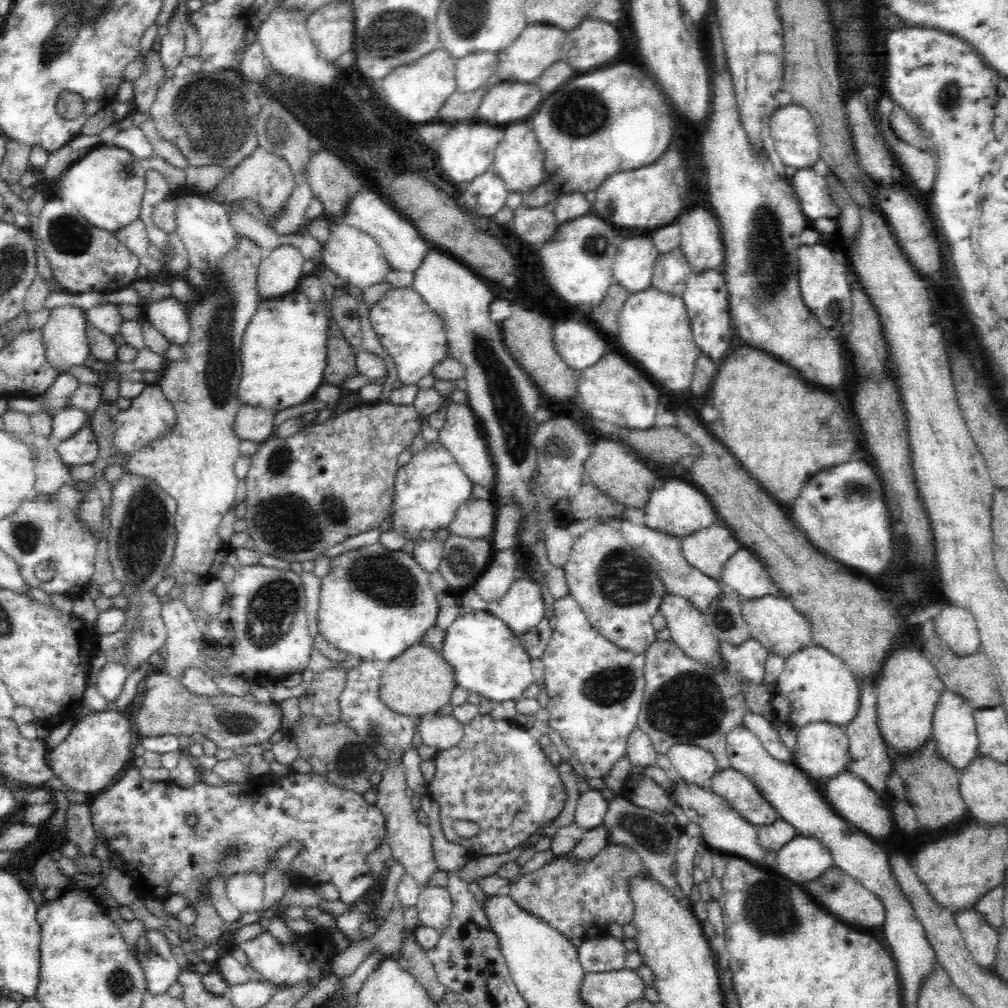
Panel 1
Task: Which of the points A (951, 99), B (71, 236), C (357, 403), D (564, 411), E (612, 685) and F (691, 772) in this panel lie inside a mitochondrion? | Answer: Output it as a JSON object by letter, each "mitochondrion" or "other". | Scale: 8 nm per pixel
{"A":"mitochondrion","B":"mitochondrion","C":"other","D":"other","E":"mitochondrion","F":"other"}

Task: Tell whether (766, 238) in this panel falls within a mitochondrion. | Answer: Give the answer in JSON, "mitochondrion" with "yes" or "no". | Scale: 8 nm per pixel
{"mitochondrion":"yes"}

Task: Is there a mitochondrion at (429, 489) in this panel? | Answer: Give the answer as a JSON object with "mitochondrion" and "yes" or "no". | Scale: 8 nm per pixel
{"mitochondrion":"no"}

